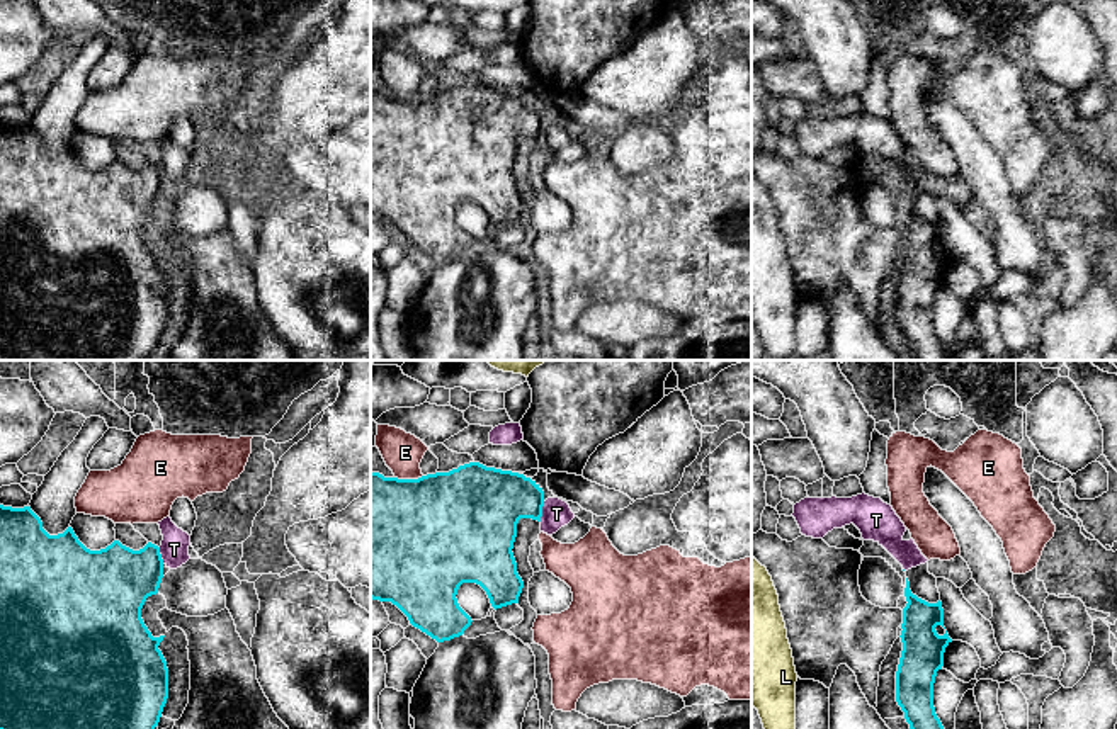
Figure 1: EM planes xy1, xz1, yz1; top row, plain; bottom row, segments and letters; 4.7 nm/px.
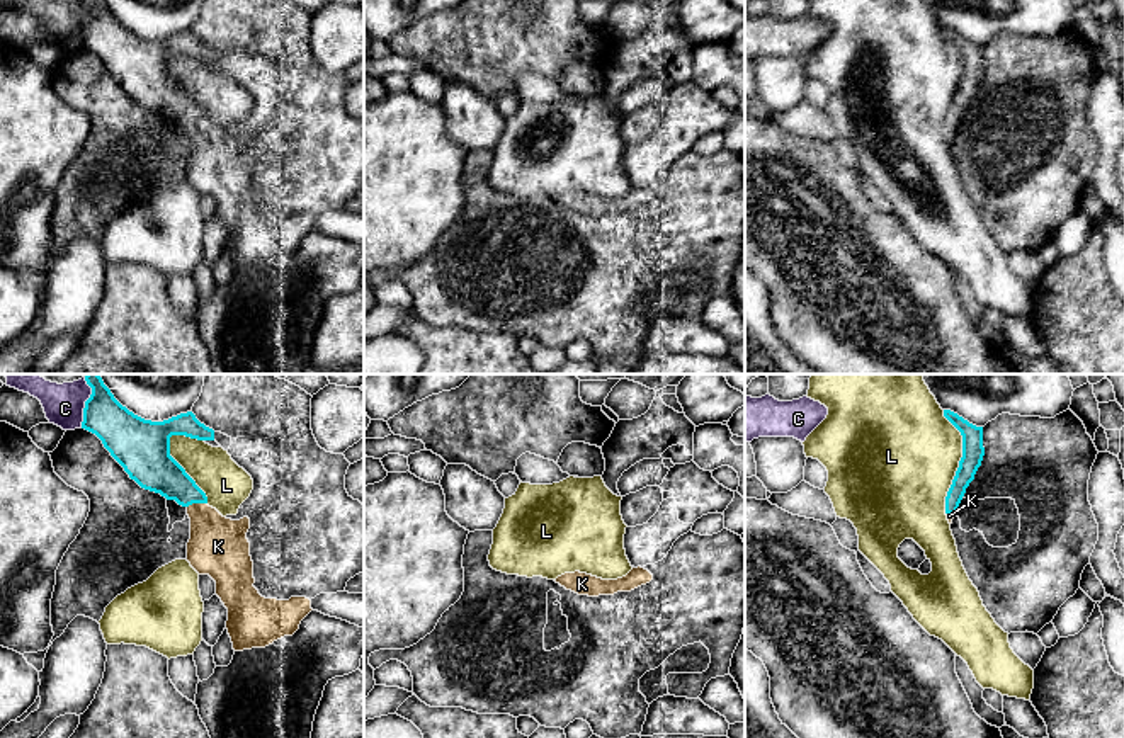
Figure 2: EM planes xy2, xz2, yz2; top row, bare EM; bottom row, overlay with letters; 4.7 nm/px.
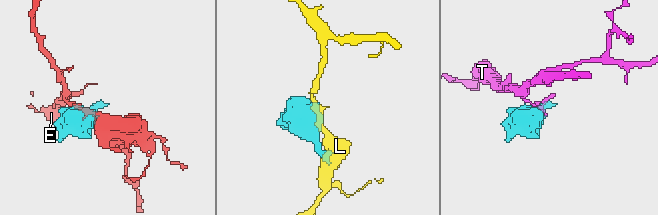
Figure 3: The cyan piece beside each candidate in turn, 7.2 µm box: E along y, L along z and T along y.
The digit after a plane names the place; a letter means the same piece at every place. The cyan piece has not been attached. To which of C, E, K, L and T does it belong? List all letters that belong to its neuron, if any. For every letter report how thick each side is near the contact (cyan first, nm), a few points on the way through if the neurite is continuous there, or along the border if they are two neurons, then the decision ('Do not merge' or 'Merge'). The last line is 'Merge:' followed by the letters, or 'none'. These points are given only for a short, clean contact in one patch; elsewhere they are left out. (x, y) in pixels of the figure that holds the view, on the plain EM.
C: Thickness 220 nm (cyan) against 190 nm. Do not merge
E: Thickness 500 nm (cyan) against 190 nm. Boundary: xz1 (422, 94), (417, 97), (395, 97). Do not merge
K: Thickness 200 nm (cyan) against 280 nm. Path across: xy2 (155, 89), (196, 121), (218, 165). Merge
L: Thickness 110 nm (cyan) against 480 nm. Do not merge
T: Thickness 320 nm (cyan) against 140 nm. Boundary: xz1 (544, 121), (539, 140). Do not merge
Merge: K

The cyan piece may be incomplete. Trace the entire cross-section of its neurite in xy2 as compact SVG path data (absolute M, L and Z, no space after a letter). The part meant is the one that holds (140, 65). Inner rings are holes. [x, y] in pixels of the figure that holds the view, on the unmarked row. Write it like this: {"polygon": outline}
{"polygon": "M87 0L92 7L85 20L82 48L95 53L111 75L124 87L131 99L141 107L175 119L187 128L190 138L190 158L187 162L187 180L199 194L209 194L216 201L216 214L228 228L226 248L235 270L265 267L274 260L292 255L301 240L313 230L306 216L289 219L265 218L253 206L253 180L247 151L250 138L231 139L207 124L206 112L170 75L170 56L185 54L197 60L214 60L214 49L201 43L192 31L180 32L163 41L145 39L122 26L104 0Z"}

